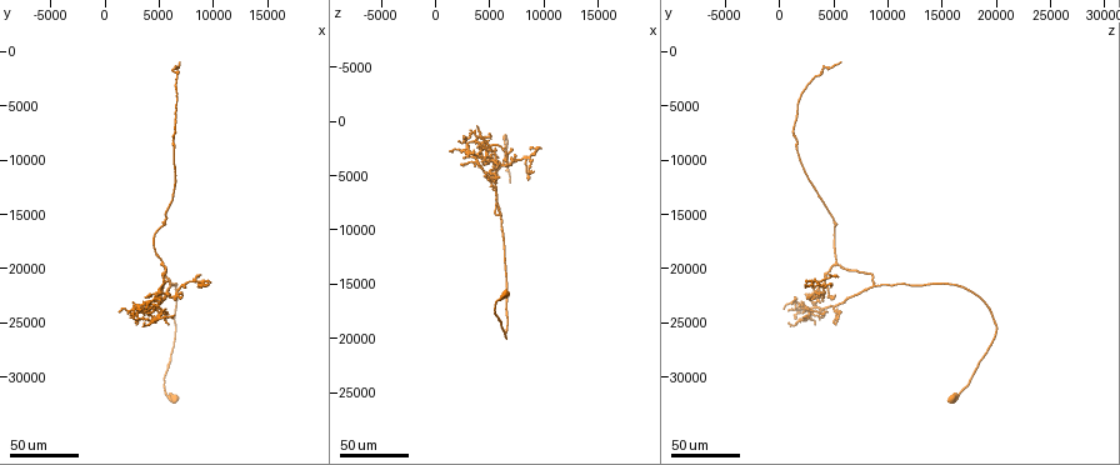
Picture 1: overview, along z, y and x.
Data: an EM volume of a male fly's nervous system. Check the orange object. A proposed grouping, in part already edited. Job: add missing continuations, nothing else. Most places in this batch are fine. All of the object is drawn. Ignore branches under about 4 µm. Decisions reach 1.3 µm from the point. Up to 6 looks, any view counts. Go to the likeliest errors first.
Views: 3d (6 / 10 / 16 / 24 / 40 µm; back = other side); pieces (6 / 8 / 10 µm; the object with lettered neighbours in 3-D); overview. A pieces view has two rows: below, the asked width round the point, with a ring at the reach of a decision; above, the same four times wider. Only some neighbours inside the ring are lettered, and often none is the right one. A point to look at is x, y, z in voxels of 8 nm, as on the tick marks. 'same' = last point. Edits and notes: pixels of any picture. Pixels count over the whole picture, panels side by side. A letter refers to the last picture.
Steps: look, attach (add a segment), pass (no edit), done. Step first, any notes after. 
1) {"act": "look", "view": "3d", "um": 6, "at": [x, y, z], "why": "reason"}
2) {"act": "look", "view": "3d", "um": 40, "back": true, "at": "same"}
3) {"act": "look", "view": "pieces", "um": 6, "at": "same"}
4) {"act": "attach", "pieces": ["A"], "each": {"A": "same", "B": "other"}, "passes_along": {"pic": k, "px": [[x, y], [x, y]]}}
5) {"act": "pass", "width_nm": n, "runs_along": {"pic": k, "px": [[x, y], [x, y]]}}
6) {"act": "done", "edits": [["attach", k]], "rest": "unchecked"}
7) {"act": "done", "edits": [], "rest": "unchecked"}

{"act": "look", "view": "3d", "um": 24, "at": [6800, 1000, 5600], "why": "free end"}

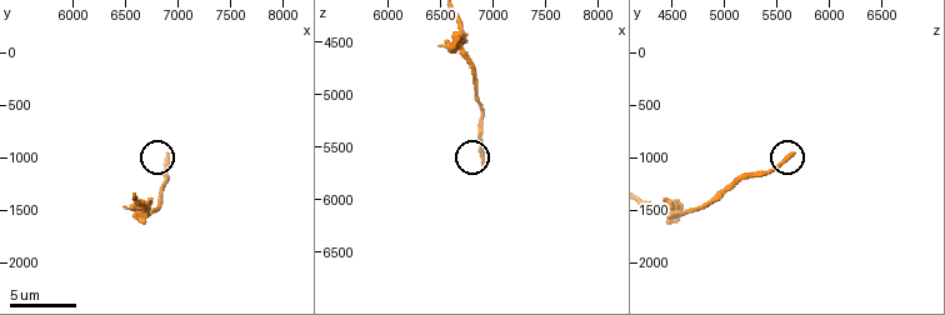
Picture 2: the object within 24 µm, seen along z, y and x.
{"act": "look", "view": "pieces", "um": 10, "at": [6900, 980, 5640]}

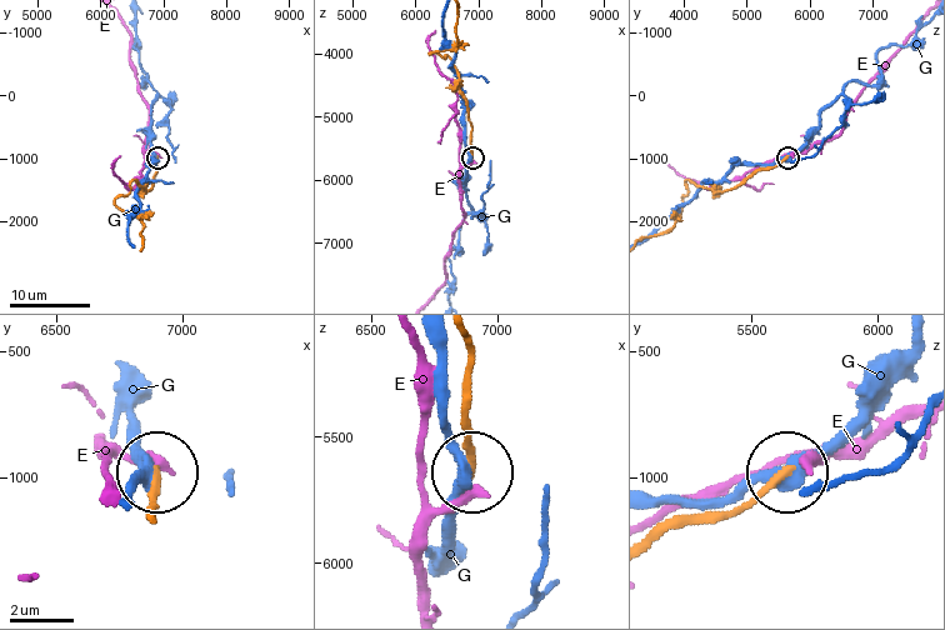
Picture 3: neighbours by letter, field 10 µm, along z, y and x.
{"act": "pass", "each": {"E": "other", "G": "other"}, "runs_along": {"pic": 3, "px": [[153, 523], [159, 471]]}, "found": "no lettered segment goes on from it"}

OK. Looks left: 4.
{"act": "look", "view": "3d", "um": 40, "at": [6400, 24400, 2600]}

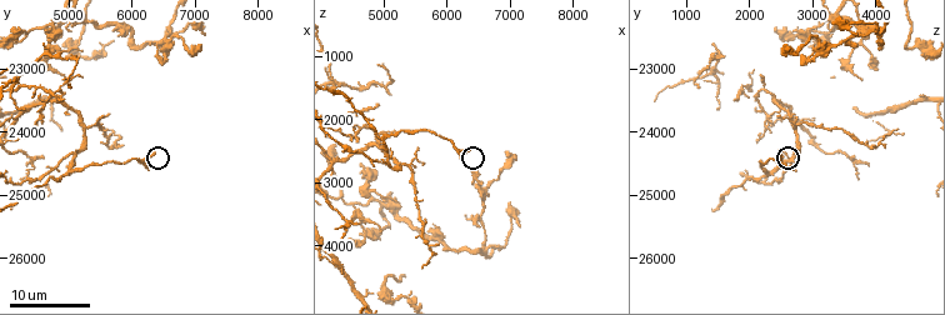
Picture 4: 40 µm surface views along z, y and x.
{"act": "look", "view": "pieces", "um": 8, "at": [6350, 24350, 2450]}

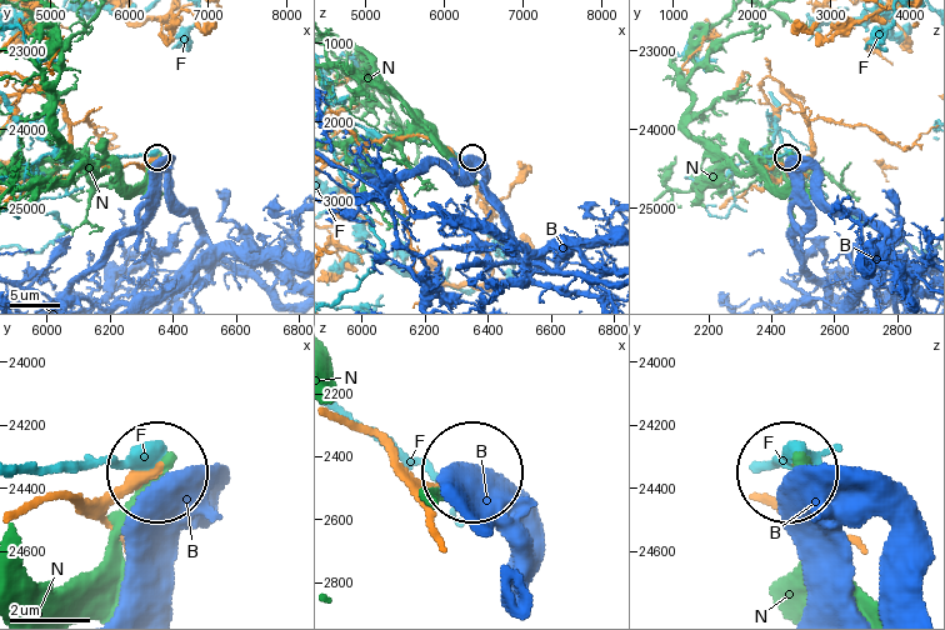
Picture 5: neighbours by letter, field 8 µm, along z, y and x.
{"act": "pass", "each": {"B": "other", "F": "other", "N": "other"}, "runs_along": {"pic": 5, "px": [[23, 511], [150, 478]]}, "found": "no lettered segment goes on from it"}

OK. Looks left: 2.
{"act": "look", "view": "3d", "um": 40, "at": [1200, 24000, 2800], "why": "an open end"}

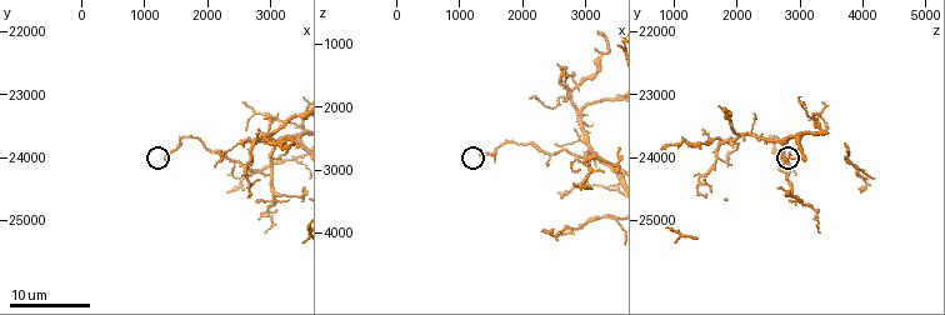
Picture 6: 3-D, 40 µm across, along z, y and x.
{"act": "look", "view": "pieces", "um": 6, "at": [1300, 24000, 2800], "why": "what lies round it"}

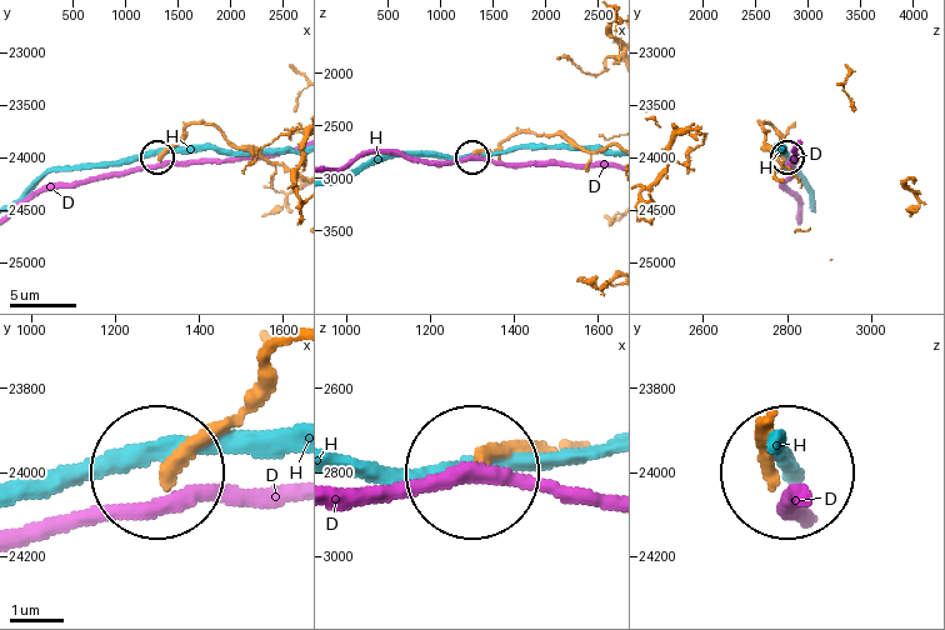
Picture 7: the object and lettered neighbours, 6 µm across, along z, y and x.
{"act": "pass", "each": {"D": "other", "H": "other"}, "runs_along": {"pic": 7, "px": [[285, 345], [168, 470]]}, "found": "no lettered segment goes on from it"}

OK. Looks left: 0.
{"act": "done", "edits": [], "rest": "unchecked"}

